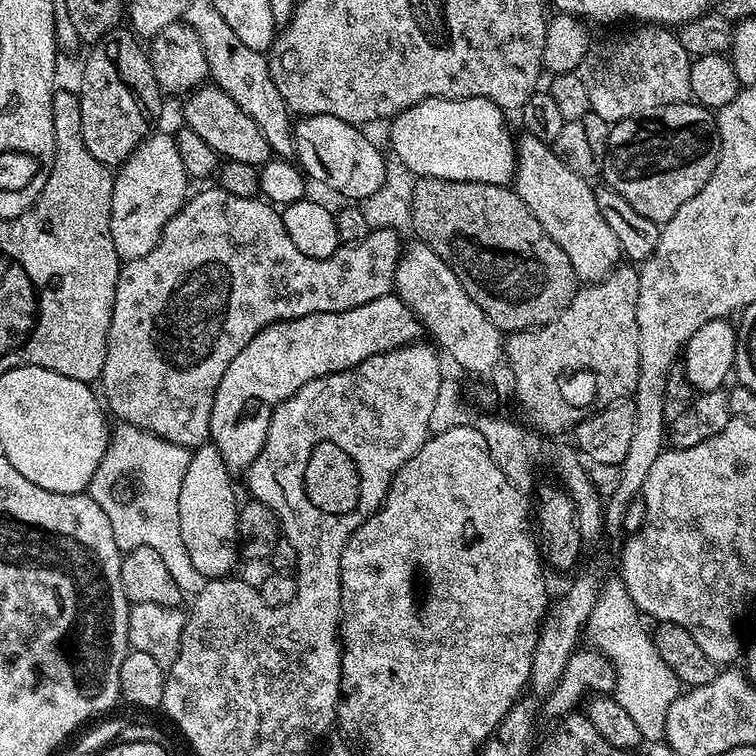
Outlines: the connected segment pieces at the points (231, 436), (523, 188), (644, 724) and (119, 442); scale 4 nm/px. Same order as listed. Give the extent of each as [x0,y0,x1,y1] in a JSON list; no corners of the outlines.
[[210,294,421,474],[514,134,622,284],[586,579,682,742],[86,422,206,594]]

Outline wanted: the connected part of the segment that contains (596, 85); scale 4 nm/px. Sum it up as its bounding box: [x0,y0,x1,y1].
[579,23,693,125]

